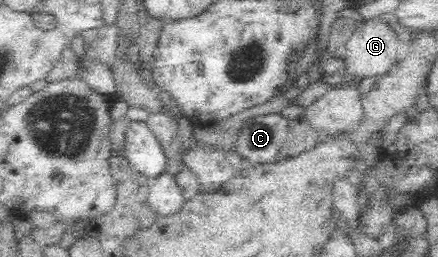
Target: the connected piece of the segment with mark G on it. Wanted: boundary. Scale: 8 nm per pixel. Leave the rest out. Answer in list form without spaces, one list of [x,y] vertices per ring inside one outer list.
[[[364,19],[355,28],[344,46],[349,52],[345,57],[347,77],[379,77],[394,67],[398,57],[398,35],[384,19]]]

